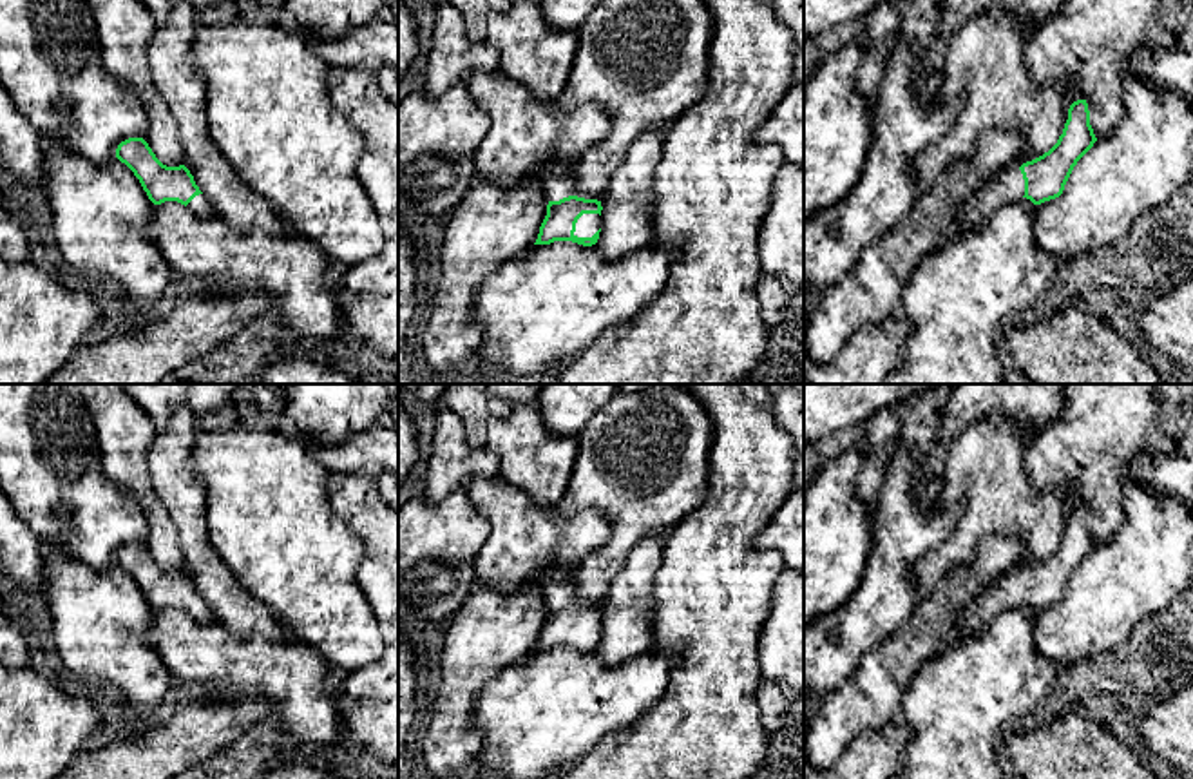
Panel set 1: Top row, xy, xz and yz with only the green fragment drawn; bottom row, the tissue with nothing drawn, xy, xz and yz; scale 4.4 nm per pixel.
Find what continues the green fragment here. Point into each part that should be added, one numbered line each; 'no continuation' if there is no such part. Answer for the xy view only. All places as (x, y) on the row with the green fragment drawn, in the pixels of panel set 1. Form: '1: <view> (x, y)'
1: xy (200, 205)

